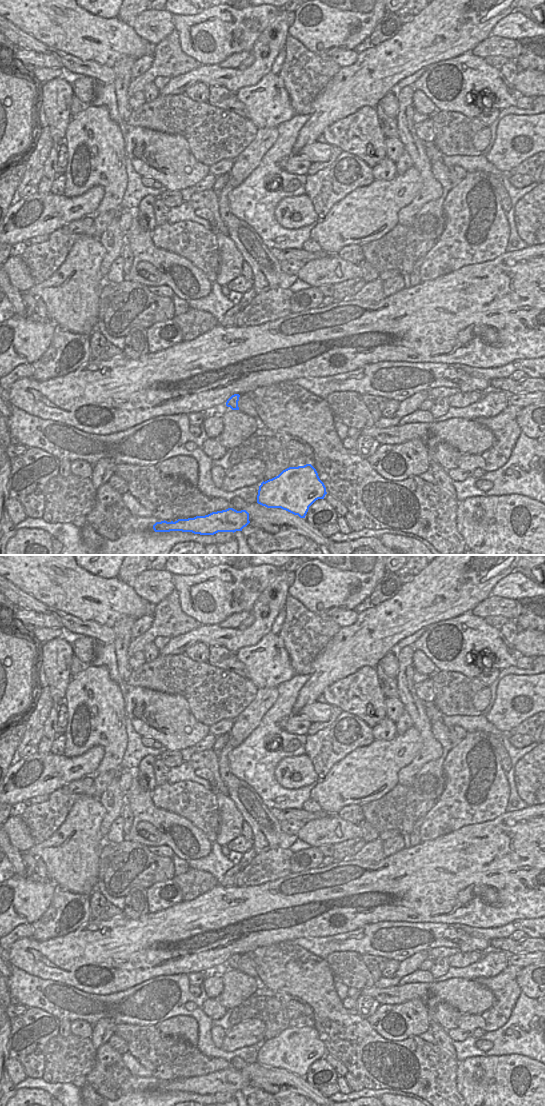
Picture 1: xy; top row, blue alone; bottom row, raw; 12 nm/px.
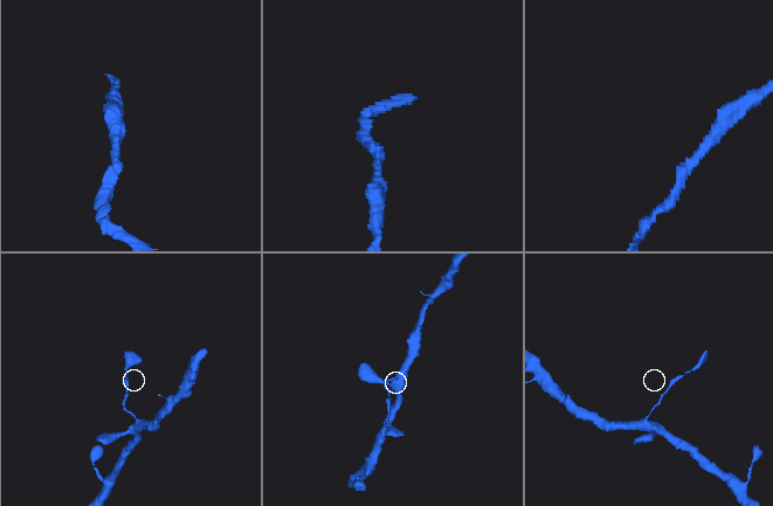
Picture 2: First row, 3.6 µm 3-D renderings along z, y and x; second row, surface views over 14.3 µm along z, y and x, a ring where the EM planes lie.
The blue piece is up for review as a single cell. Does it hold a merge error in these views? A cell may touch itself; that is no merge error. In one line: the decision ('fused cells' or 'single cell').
fused cells

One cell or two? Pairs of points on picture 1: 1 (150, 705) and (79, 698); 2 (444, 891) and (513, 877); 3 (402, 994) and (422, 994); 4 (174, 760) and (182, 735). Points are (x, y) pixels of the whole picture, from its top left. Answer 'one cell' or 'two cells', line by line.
1: two cells
2: one cell
3: one cell
4: two cells

